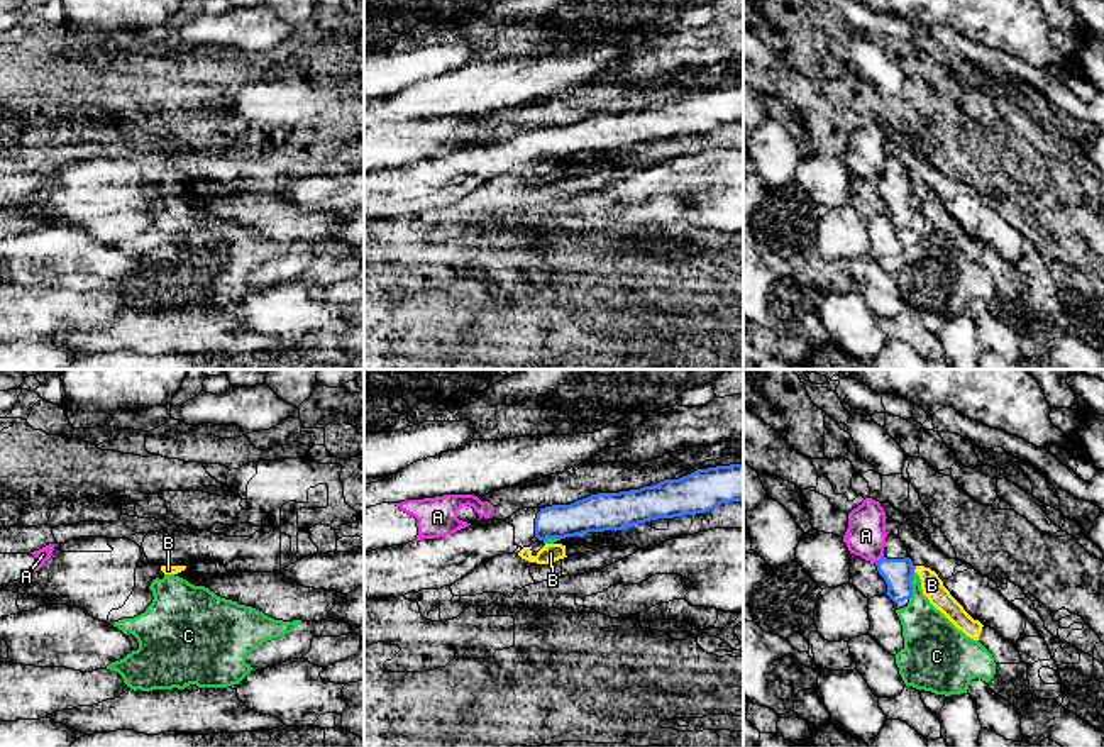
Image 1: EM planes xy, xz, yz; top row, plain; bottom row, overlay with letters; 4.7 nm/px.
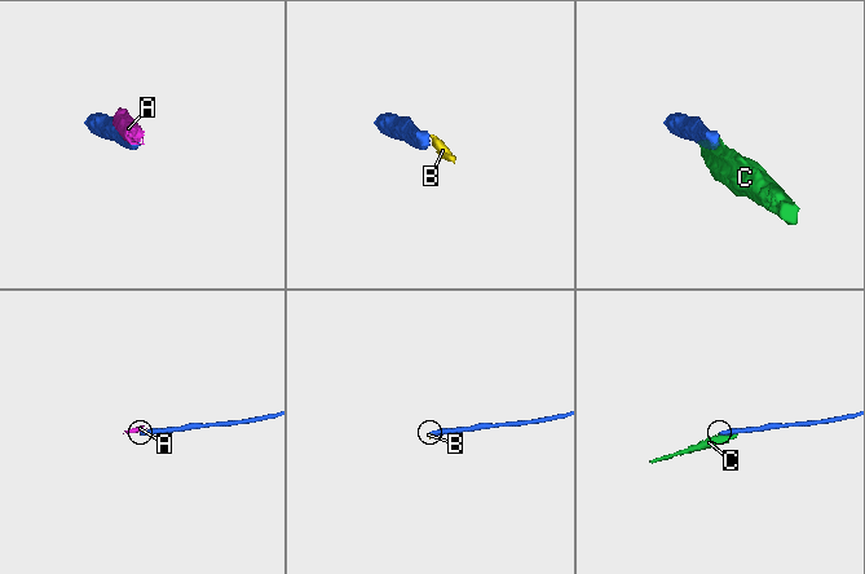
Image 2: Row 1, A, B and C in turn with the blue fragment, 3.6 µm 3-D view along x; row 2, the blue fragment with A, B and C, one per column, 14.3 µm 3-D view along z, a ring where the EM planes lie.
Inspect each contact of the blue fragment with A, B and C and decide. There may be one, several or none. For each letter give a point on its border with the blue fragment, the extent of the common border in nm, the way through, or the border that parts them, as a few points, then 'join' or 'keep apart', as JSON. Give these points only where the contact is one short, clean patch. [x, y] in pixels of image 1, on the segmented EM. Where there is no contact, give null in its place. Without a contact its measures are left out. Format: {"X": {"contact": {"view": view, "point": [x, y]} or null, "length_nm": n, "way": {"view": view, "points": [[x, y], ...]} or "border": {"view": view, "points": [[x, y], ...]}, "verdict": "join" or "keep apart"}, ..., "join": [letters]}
{"A": {"contact": {"view": "yz", "point": [879, 559]}, "length_nm": 60, "border": {"view": "yz", "points": [[883, 554], [876, 563]]}, "verdict": "keep apart"}, "B": {"contact": {"view": "yz", "point": [915, 568]}, "length_nm": 40, "border": {"view": "yz", "points": [[916, 566], [913, 571]]}, "verdict": "keep apart"}, "C": {"contact": {"view": "yz", "point": [911, 586]}, "length_nm": 130, "verdict": "keep apart"}, "join": []}

